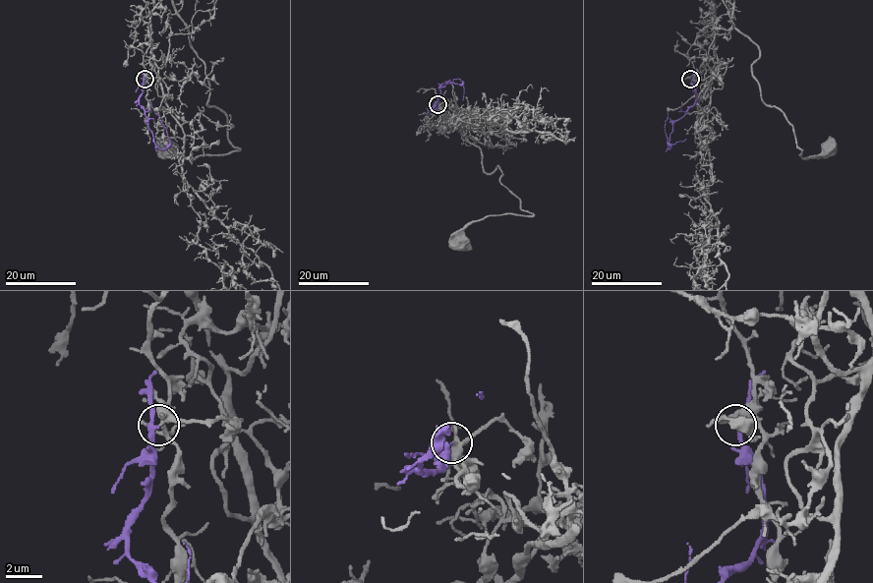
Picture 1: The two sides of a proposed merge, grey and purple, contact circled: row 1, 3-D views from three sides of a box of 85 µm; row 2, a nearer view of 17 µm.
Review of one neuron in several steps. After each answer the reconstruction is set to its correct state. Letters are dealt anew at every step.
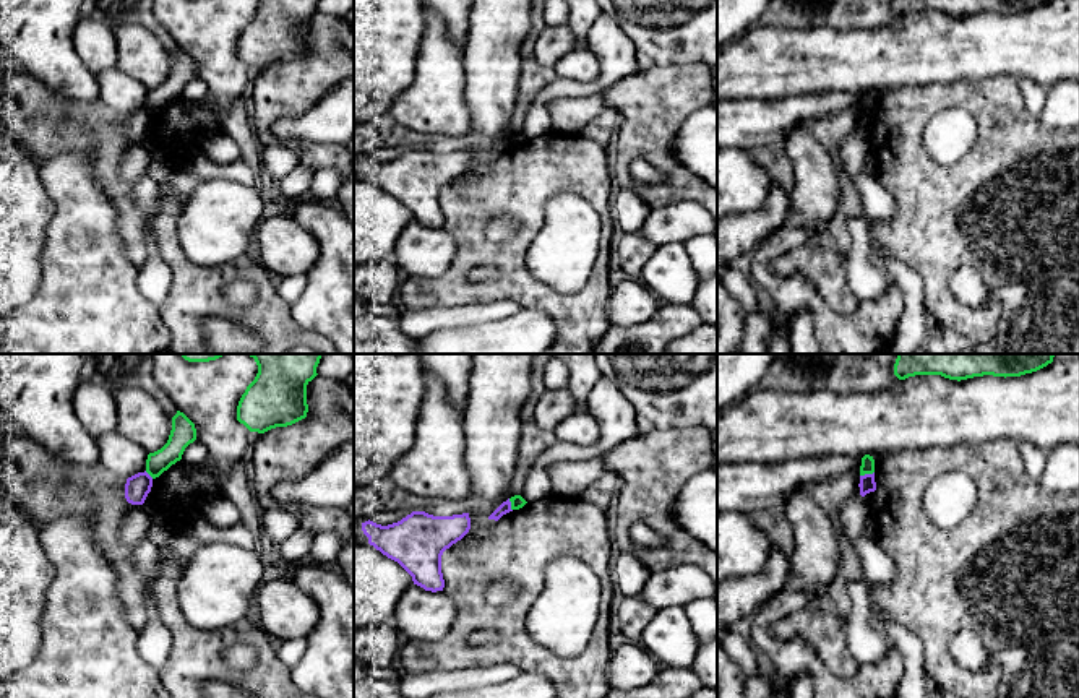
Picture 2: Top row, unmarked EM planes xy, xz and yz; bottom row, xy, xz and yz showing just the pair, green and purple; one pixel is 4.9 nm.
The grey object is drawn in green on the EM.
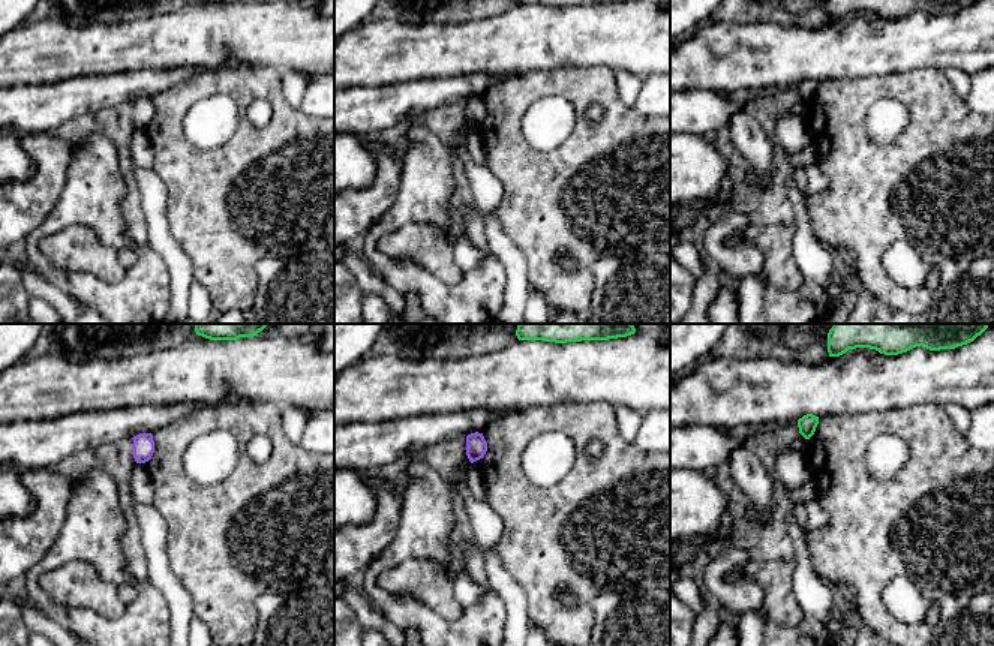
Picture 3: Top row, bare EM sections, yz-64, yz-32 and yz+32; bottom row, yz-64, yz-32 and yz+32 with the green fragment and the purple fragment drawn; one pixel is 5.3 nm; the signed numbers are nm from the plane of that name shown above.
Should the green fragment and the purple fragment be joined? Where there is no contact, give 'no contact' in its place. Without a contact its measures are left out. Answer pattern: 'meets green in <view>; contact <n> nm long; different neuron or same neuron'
meets green in yz; contact 80 nm long; different neuron

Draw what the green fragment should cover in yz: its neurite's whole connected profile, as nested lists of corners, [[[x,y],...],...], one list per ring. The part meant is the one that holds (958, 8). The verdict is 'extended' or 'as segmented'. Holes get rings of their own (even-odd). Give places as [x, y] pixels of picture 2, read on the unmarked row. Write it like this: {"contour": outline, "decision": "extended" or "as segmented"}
{"contour": [[[894,0],[894,11],[905,16],[915,11],[941,11],[949,16],[967,16],[974,13],[1021,13],[1037,8],[1048,0]]], "decision": "as segmented"}

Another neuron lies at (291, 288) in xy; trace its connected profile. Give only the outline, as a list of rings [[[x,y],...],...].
[[[295,274],[277,279],[277,292],[290,305],[294,305],[300,299],[305,286],[307,286],[305,274]]]

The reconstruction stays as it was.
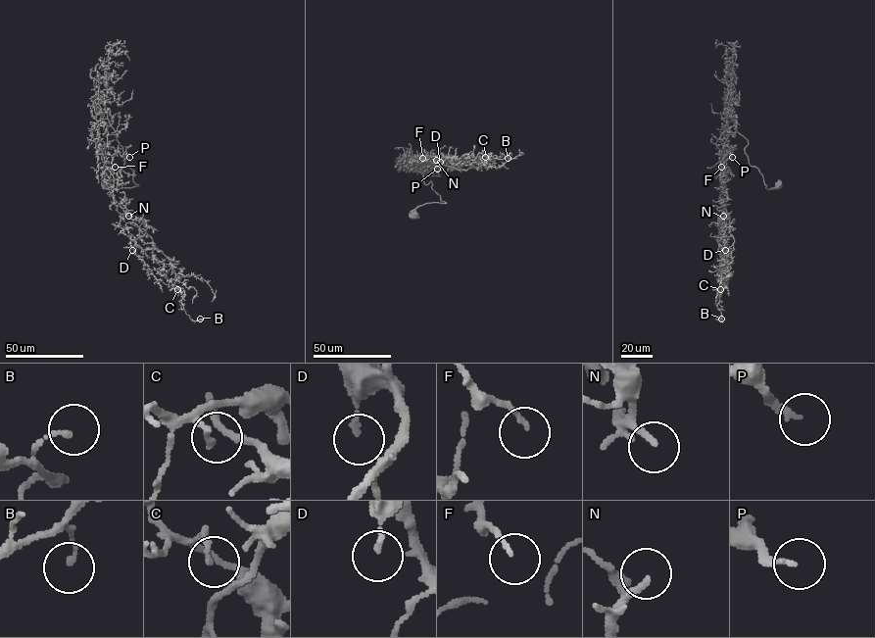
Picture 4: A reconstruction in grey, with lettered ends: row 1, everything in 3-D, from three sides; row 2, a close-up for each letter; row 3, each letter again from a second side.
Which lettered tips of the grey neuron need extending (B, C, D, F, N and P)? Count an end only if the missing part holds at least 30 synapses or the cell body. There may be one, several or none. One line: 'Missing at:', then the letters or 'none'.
Missing at: N, P

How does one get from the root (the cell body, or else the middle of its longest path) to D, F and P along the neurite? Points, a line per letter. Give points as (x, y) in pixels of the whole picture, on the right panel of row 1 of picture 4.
D: (778, 183), (766, 188), (749, 162), (748, 141), (731, 126), (721, 176), (725, 250)
F: (778, 183), (766, 188), (763, 175), (749, 162), (748, 141), (734, 125), (724, 145), (733, 148), (721, 167)
P: (778, 183), (766, 188), (763, 175), (749, 162), (748, 141), (734, 125), (724, 145), (733, 148), (732, 157)

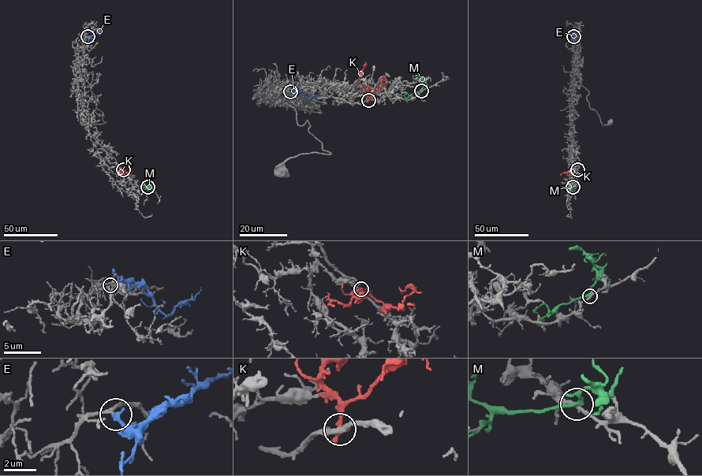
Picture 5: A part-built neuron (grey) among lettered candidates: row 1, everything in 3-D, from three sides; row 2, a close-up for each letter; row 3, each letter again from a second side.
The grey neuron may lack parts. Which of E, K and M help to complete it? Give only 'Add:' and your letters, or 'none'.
Add: E

